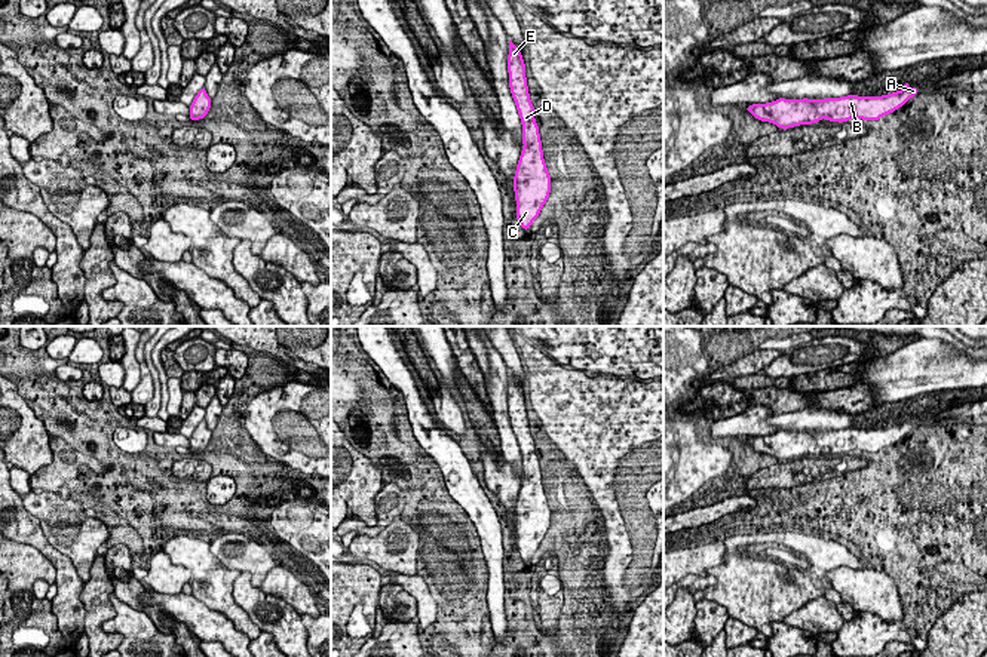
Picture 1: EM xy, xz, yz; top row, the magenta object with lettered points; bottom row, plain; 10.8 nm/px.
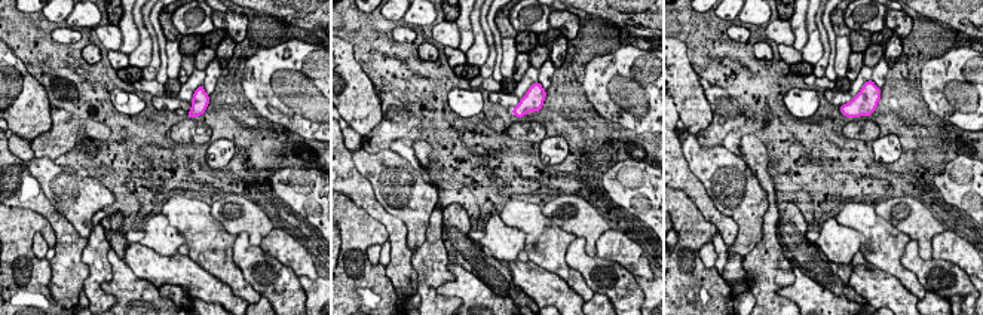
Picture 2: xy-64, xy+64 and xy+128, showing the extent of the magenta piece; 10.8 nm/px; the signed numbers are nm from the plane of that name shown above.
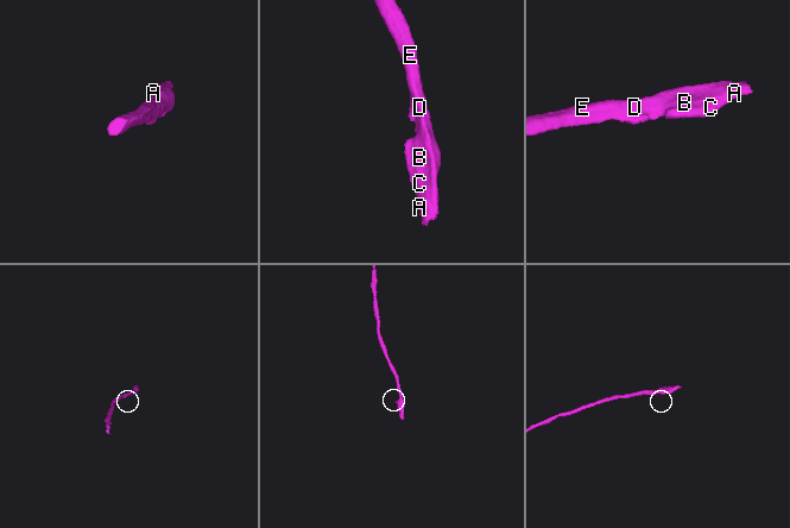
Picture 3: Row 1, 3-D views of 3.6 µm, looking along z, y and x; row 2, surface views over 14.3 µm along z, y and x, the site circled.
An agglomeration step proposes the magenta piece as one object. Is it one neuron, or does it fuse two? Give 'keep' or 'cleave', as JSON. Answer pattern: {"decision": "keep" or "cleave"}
{"decision": "keep"}

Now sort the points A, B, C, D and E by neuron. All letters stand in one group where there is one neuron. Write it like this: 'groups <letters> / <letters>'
groups A B C D E

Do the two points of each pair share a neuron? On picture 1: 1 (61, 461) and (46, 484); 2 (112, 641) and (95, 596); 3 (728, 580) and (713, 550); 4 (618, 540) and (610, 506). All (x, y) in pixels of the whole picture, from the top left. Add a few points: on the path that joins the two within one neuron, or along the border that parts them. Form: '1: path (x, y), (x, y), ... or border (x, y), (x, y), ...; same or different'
1: path (61, 467), (51, 478); same
2: path (100, 632), (95, 628), (95, 608); same
3: border (723, 542), (723, 561), (705, 571); different
4: path (616, 531), (616, 515); same

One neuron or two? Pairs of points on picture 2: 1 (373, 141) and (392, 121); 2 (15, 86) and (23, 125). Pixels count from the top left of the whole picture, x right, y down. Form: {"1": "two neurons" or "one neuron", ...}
{"1": "one neuron", "2": "one neuron"}

